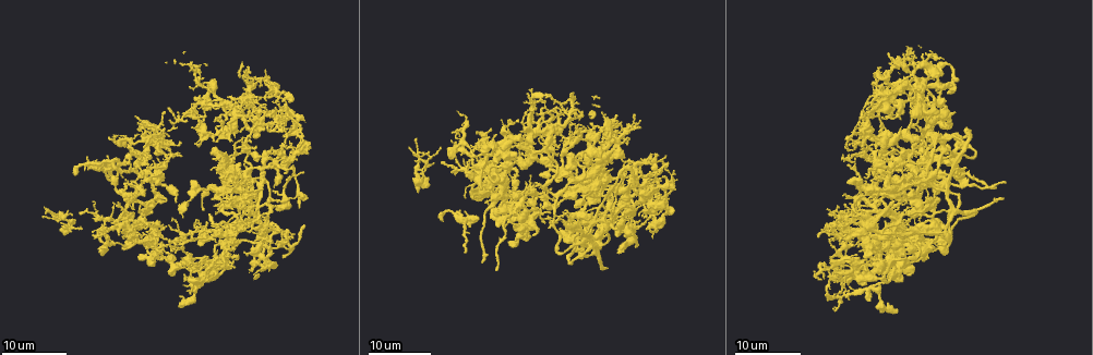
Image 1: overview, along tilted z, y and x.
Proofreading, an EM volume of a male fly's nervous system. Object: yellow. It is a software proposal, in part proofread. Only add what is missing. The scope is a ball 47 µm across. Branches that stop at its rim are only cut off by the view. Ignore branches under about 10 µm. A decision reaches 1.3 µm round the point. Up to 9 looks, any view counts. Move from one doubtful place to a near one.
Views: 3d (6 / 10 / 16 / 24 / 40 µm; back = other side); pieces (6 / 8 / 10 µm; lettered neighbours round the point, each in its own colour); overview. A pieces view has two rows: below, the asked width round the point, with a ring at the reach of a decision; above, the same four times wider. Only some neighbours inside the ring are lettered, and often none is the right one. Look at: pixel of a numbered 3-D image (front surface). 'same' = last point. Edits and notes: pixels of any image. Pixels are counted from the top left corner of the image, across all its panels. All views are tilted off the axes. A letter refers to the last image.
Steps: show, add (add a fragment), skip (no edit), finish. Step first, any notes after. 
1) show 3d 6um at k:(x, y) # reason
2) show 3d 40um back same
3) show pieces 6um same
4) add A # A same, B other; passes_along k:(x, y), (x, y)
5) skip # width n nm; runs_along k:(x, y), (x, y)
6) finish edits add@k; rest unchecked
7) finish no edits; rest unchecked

show 3d 16um at 1:(480, 149) # branch stops here

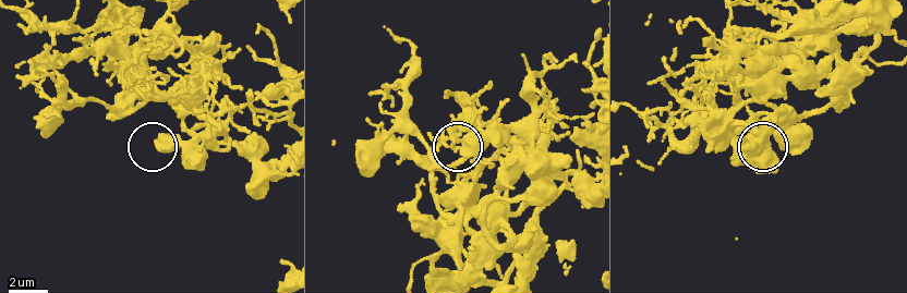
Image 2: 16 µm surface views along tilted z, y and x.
show pieces 8um at 2:(463, 151)

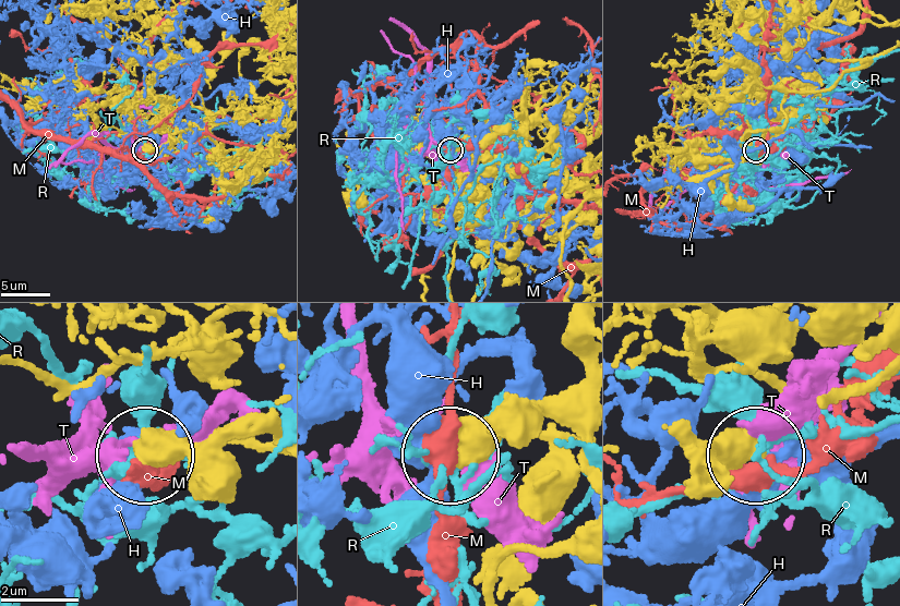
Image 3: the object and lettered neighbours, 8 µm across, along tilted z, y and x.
skip # H other, M other, R other, T other; none of them fits

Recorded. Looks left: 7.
show 3d 16um at 1:(209, 215) # free end

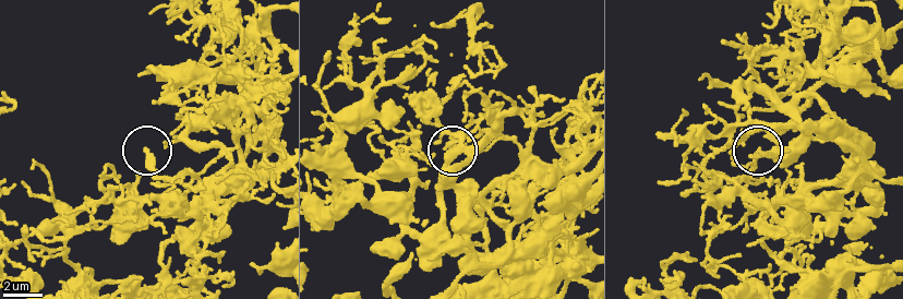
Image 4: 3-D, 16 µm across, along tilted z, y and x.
show pieces 10um at 4:(146, 150) # see the neighbours

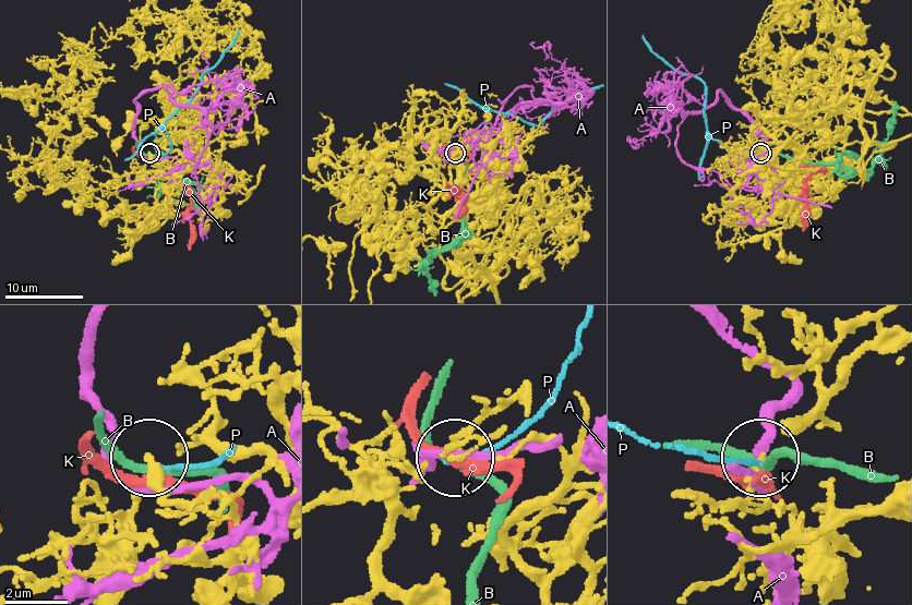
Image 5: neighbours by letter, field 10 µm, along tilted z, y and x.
skip # A other, B other, K other, P other; no lettered fragment goes on from it

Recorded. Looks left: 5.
show 3d 16um at 1:(270, 212) # an open end

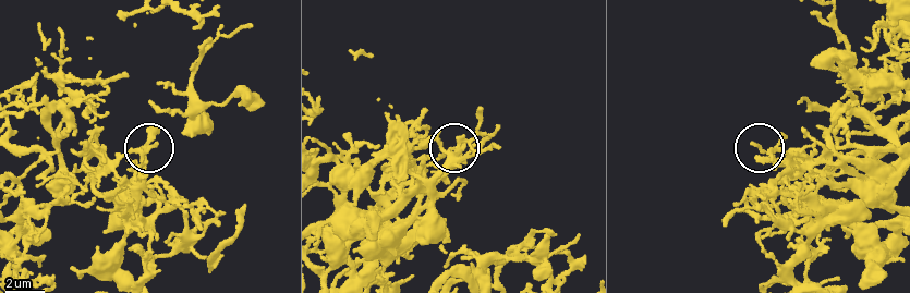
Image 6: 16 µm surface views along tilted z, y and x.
show pieces 6um at 6:(754, 144)

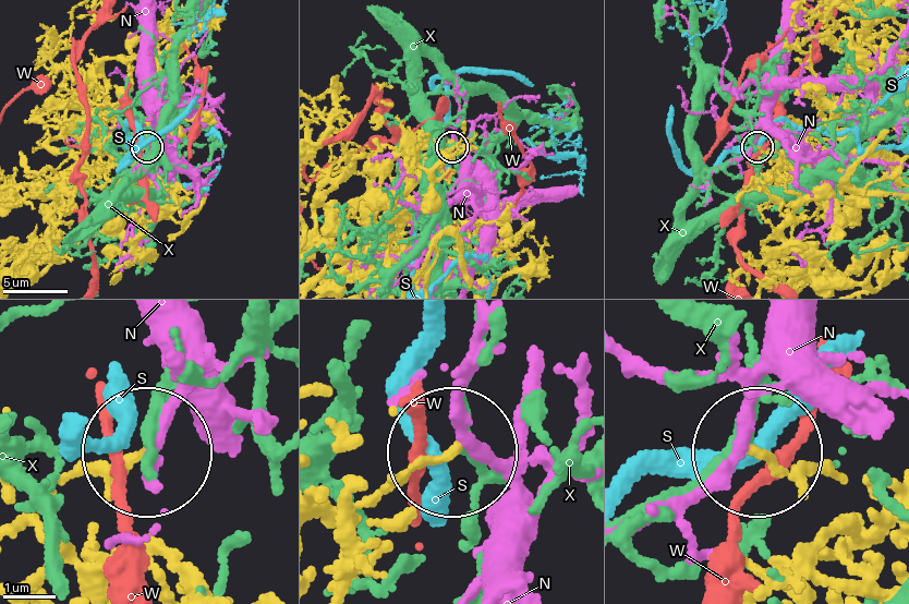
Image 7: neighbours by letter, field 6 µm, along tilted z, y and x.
skip # N other, S other, W other, X other; runs_along 7:(832, 475), (762, 448); none of them fits

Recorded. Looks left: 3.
show 3d 16um at 1:(520, 152) # tapers out

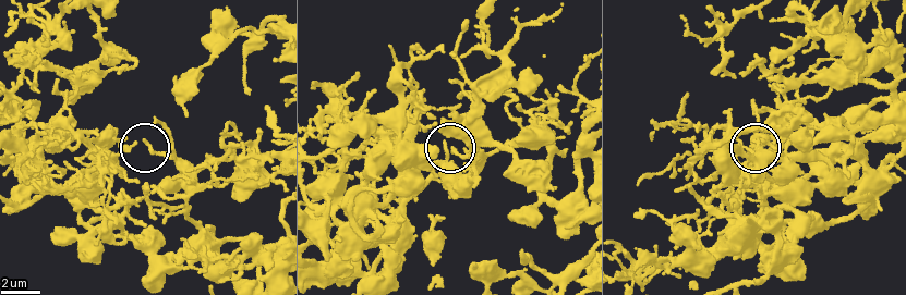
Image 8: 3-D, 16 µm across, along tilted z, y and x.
show pieces 10um at 8:(147, 141) # see the neighbours

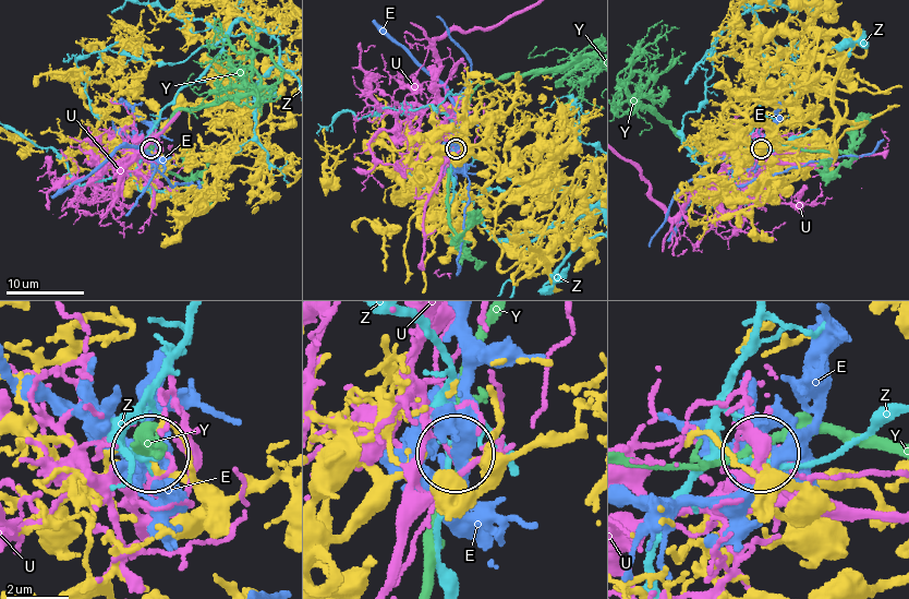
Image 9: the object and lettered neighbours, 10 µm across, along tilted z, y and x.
skip # E other, U other, Y other, Z other; no lettered fragment goes on from it

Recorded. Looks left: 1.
finish no edits; rest unchecked

